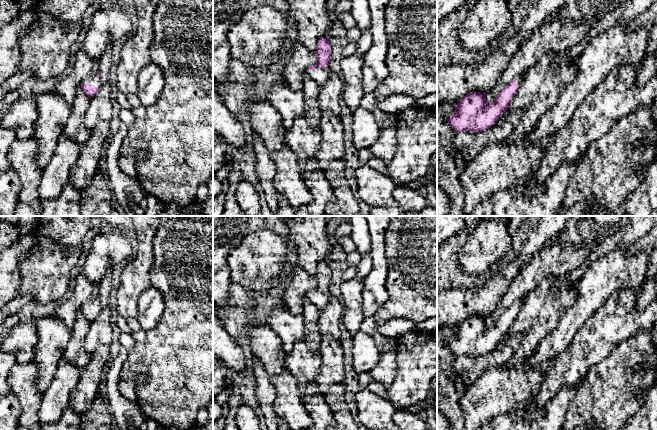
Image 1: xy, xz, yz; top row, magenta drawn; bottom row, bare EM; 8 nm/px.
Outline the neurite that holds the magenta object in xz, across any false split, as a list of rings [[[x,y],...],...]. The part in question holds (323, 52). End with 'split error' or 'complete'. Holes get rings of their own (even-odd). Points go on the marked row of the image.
[[[321,37],[318,40],[315,54],[317,56],[317,63],[307,68],[306,74],[308,74],[318,86],[322,86],[329,79],[330,71],[327,67],[332,55],[332,45],[326,37]]] | split error

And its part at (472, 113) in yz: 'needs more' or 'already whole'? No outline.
needs more

